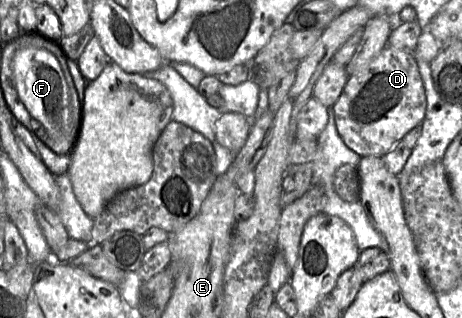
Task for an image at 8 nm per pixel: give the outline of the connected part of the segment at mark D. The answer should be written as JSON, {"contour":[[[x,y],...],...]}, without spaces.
{"contour":[[[387,45],[358,73],[349,76],[333,106],[337,131],[360,157],[382,157],[414,127],[421,125],[427,100],[414,54]]]}

